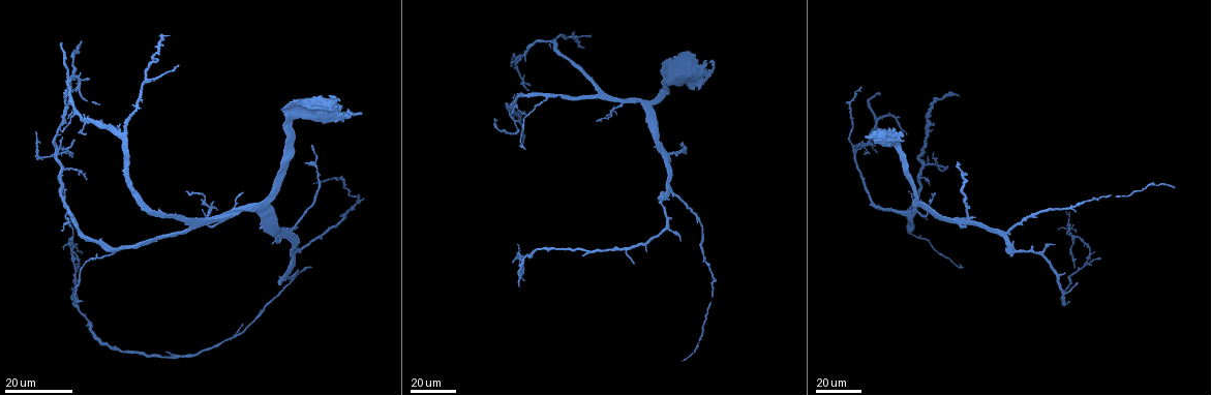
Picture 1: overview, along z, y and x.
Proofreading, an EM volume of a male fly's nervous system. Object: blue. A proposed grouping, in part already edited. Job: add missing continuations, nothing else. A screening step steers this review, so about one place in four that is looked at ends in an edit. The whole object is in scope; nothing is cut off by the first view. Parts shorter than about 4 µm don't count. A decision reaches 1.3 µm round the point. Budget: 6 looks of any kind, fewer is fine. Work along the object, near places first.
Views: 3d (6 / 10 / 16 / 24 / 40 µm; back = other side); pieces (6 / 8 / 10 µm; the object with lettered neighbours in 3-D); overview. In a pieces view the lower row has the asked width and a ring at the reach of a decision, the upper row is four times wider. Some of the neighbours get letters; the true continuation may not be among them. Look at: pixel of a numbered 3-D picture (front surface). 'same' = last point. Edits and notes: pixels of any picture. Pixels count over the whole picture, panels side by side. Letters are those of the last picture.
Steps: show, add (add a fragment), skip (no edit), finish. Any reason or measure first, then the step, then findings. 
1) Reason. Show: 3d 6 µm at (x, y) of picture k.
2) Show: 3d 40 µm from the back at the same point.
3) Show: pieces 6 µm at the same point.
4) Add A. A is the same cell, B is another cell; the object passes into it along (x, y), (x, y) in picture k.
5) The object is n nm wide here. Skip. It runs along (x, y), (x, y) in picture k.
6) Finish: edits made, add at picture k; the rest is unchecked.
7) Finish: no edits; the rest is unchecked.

Thin end. Show: 3d 40 µm at (682, 361) of picture 1.

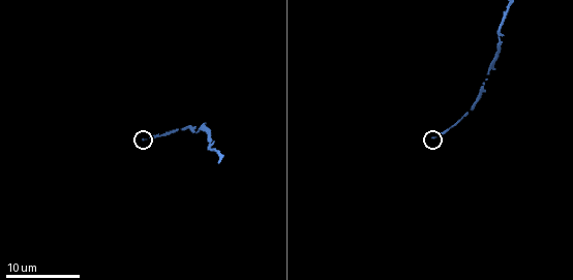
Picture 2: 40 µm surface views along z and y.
Show: pieces 6 µm at (143, 137) of picture 2.

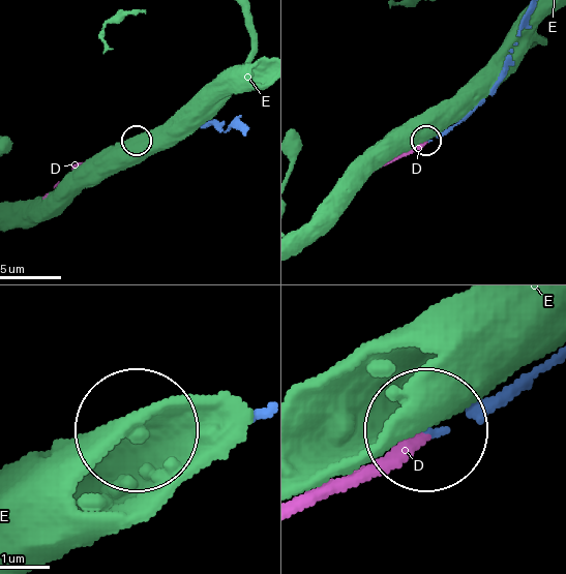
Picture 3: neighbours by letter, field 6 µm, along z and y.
The object is 80 nm wide here. Add D. D is the same cell, E is another cell; it goes on there.

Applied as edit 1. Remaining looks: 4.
Show: overview.

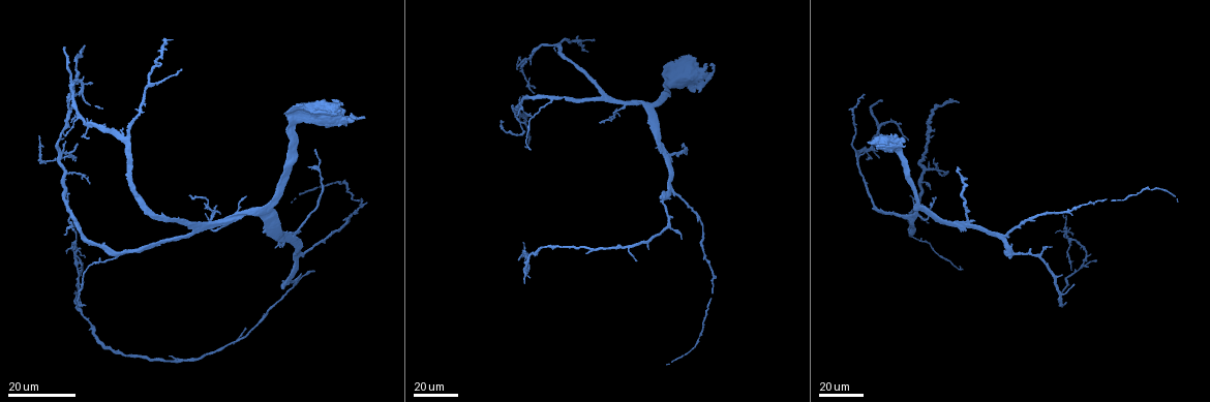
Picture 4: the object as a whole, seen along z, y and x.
Branch stops here. Show: 3d 24 µm at (310, 168) of picture 4.

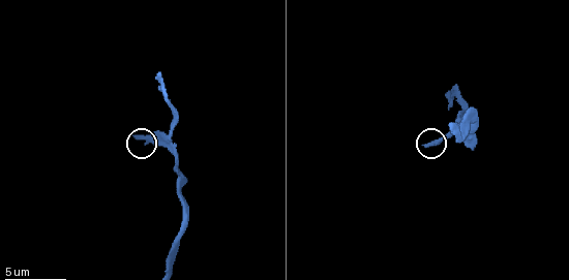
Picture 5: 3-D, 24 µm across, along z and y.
Show: pieces 8 µm at (134, 135) of picture 5.

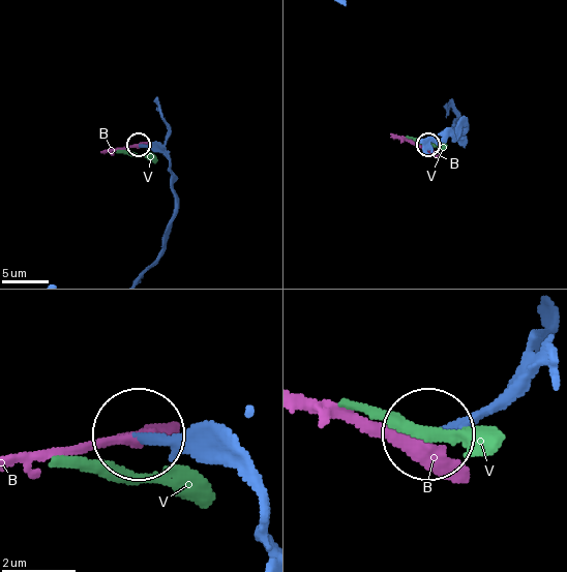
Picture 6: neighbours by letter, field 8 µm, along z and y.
Add B. B is the same cell, V is another cell; it goes on there.

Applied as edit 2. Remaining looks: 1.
Finish: edits made, add at picture 3, add at picture 6; the rest is unchecked.

